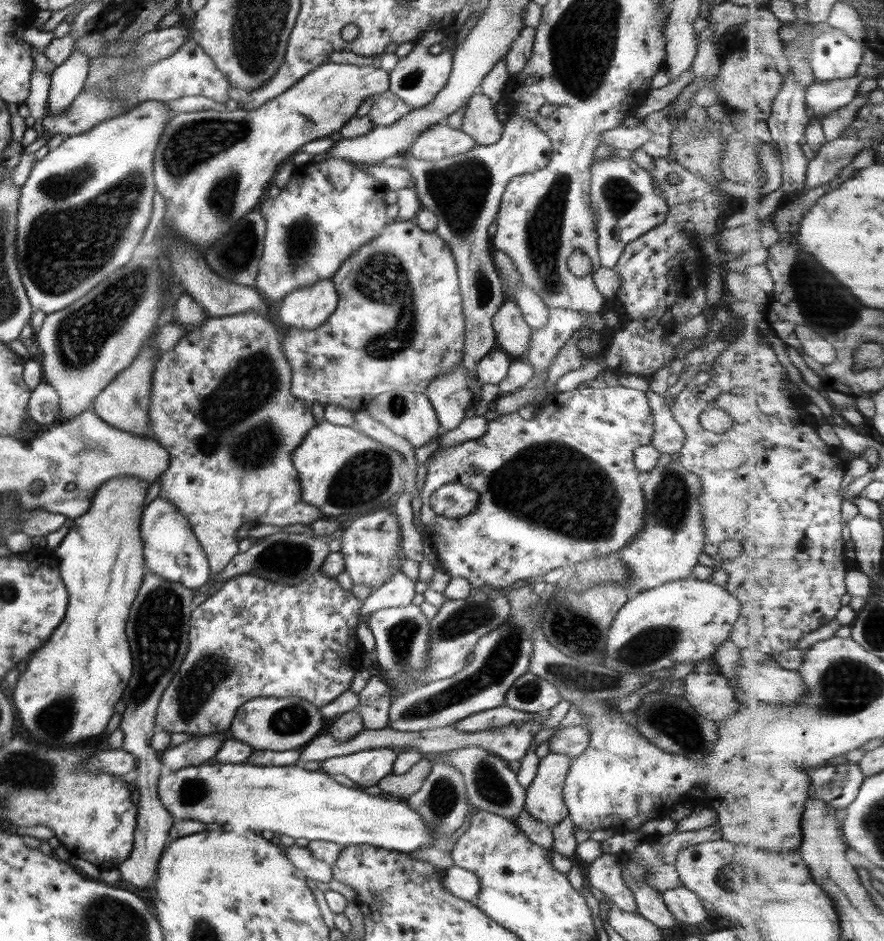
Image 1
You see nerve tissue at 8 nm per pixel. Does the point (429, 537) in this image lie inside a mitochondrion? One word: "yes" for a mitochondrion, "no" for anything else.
no

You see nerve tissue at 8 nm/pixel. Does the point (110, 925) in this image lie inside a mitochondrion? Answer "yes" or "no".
yes

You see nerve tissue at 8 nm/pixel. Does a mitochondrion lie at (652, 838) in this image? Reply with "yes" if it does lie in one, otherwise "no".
no

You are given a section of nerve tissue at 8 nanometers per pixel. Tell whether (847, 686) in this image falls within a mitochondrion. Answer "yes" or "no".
yes

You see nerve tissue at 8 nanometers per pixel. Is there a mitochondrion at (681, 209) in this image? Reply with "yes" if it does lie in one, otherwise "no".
no

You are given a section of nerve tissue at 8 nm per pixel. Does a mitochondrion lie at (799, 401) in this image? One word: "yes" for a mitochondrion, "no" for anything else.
no

